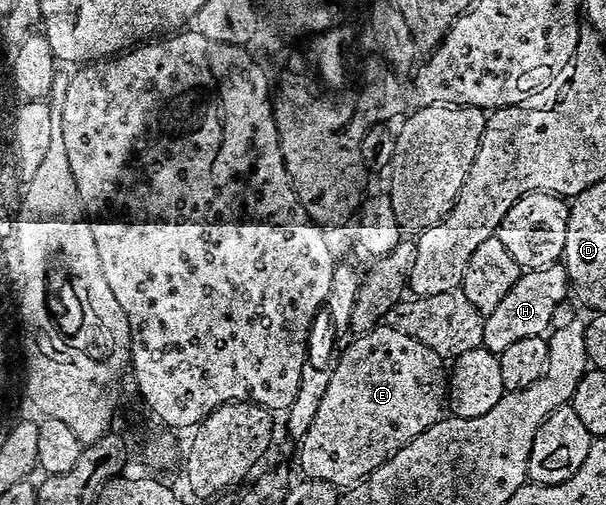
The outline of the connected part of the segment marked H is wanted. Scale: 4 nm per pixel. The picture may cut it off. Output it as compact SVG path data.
M561 264L542 270L524 271L511 288L511 292L503 296L498 307L484 315L481 345L499 356L518 340L542 337L554 325L553 317L556 316L557 309L564 304L565 297L569 298L570 294L568 274Z

